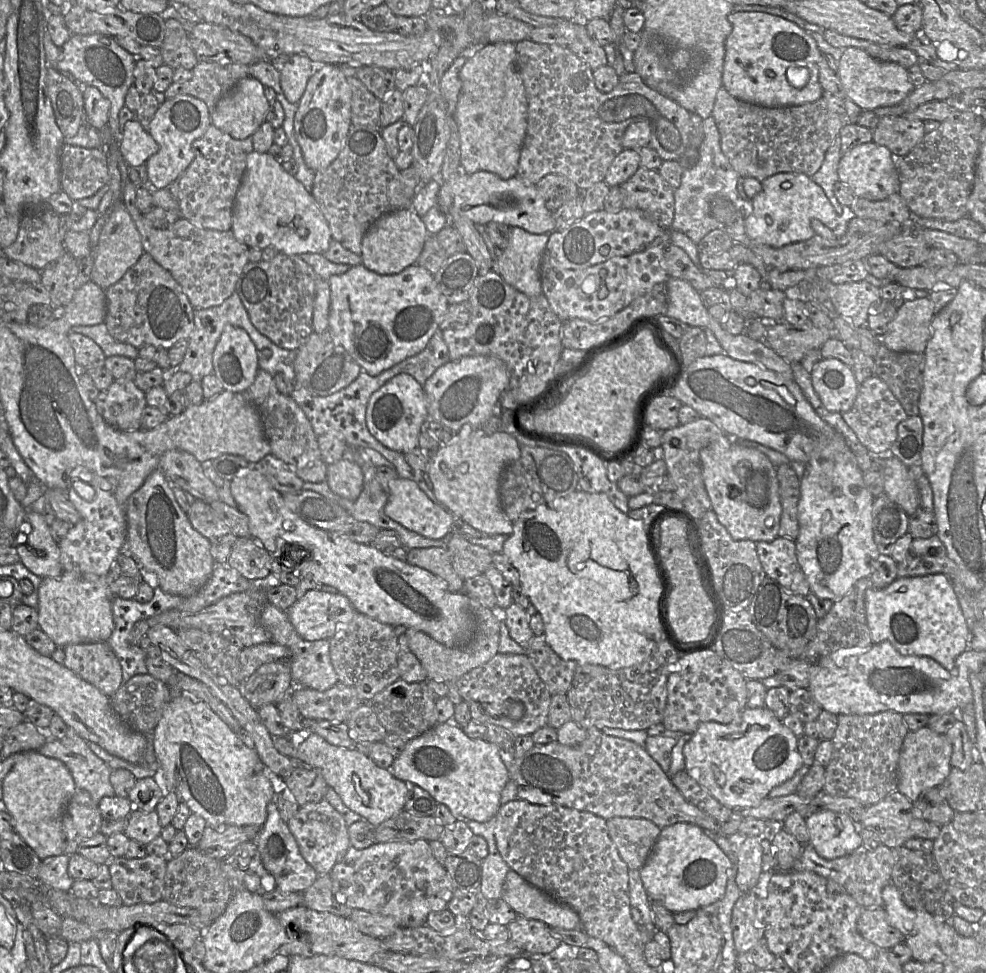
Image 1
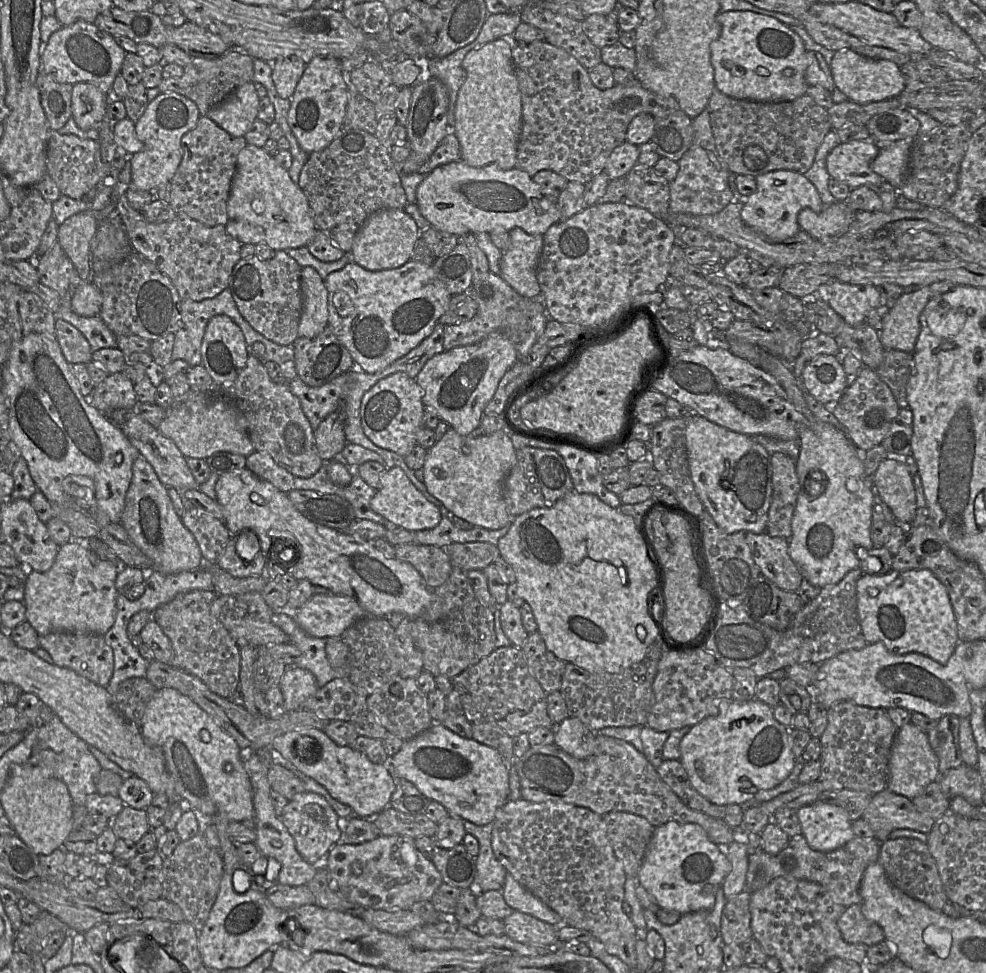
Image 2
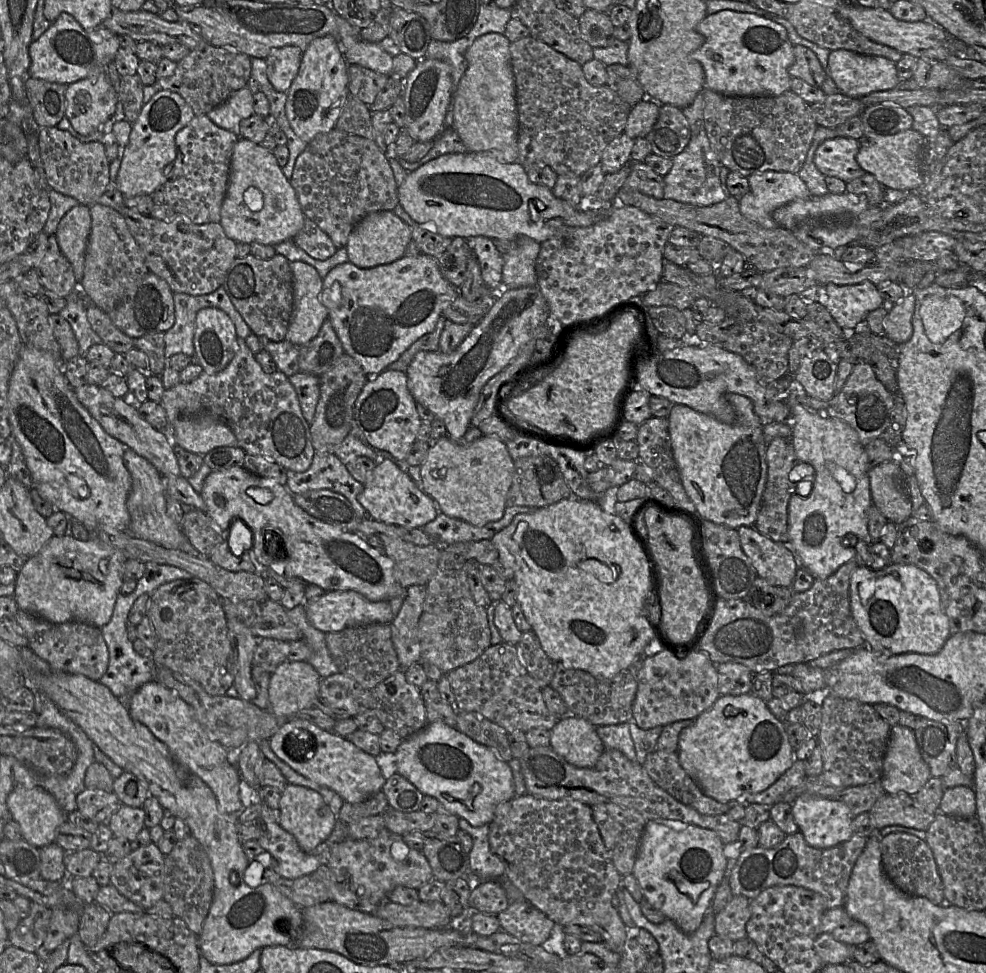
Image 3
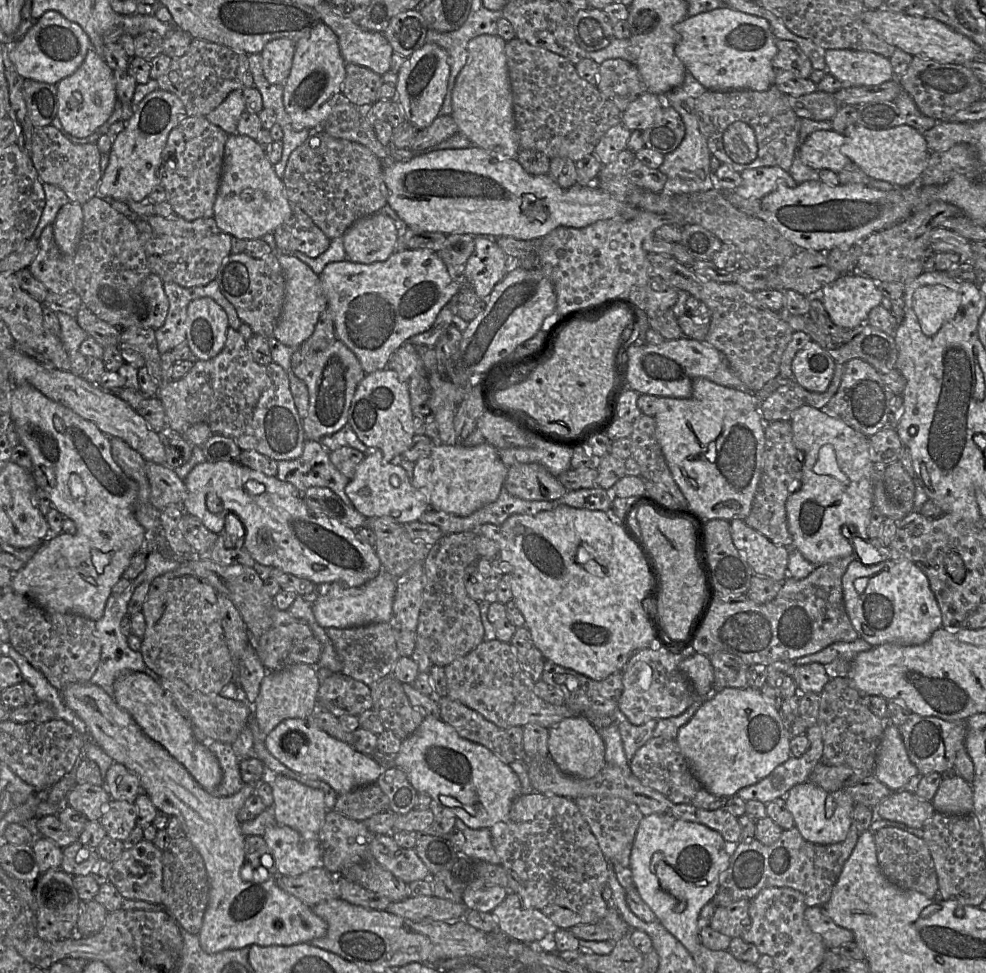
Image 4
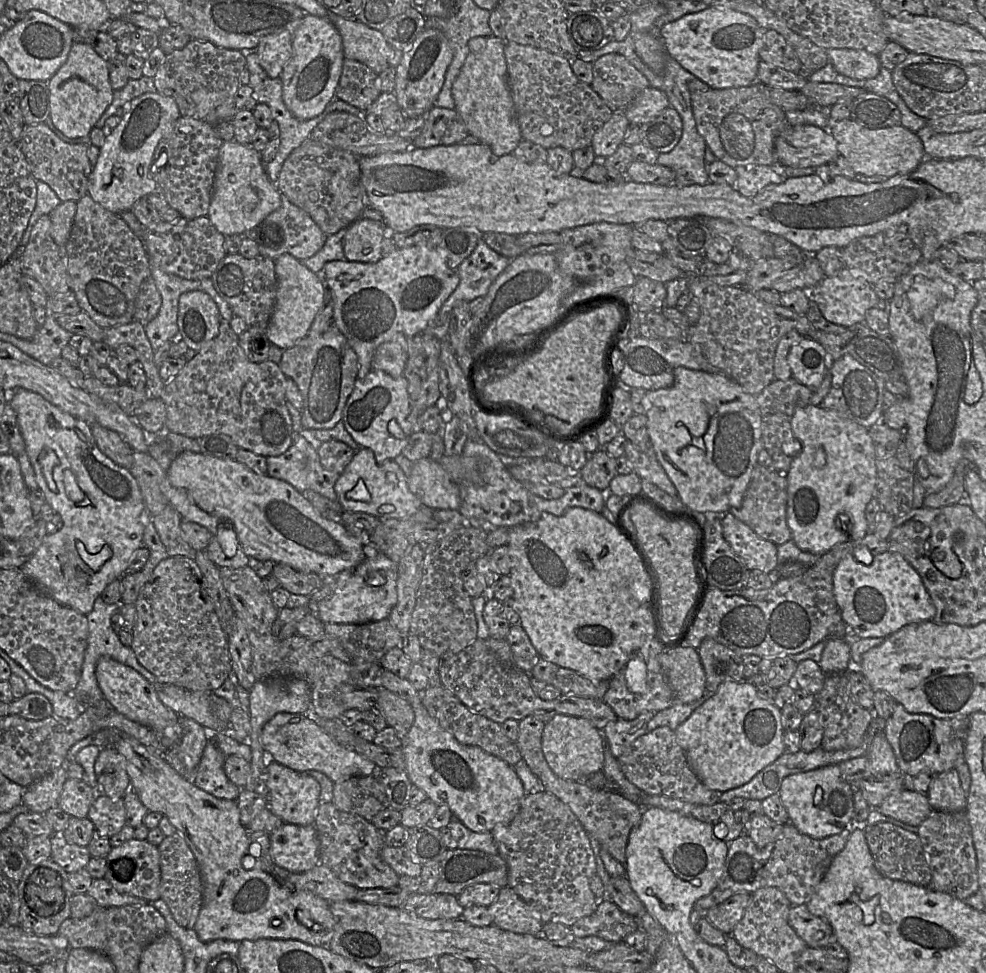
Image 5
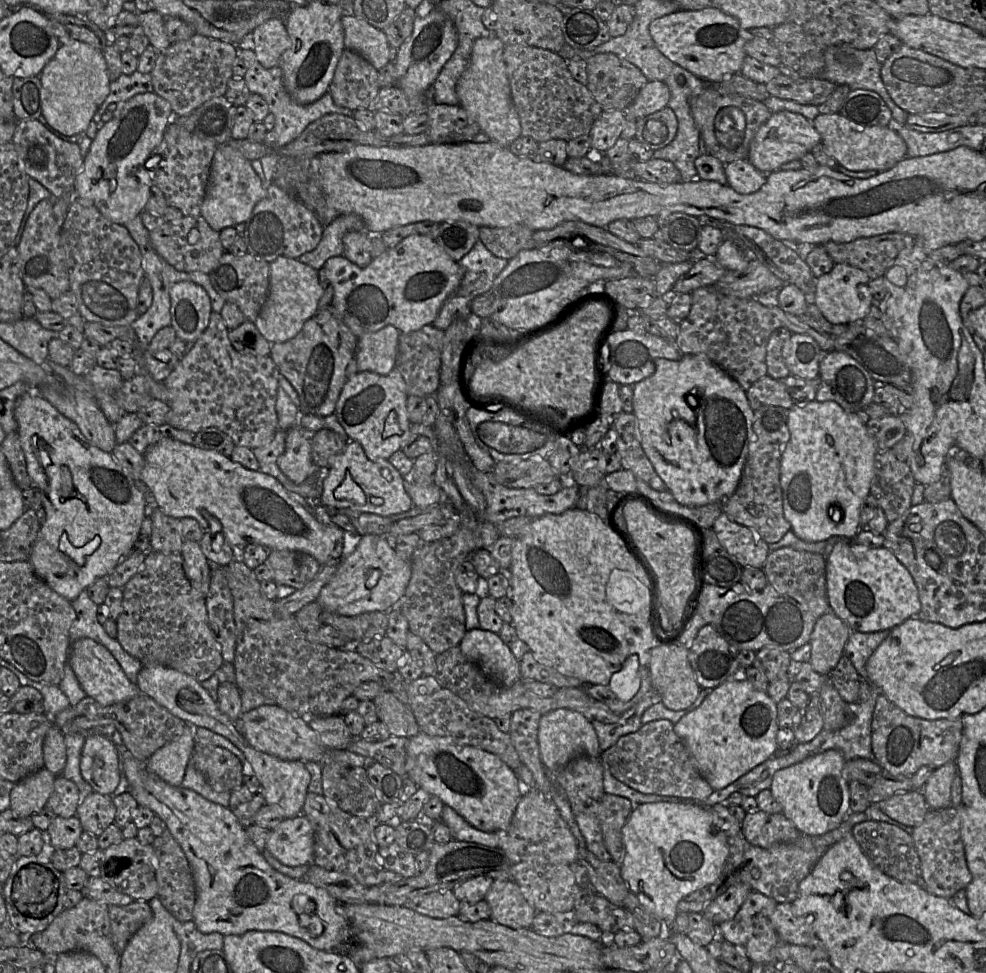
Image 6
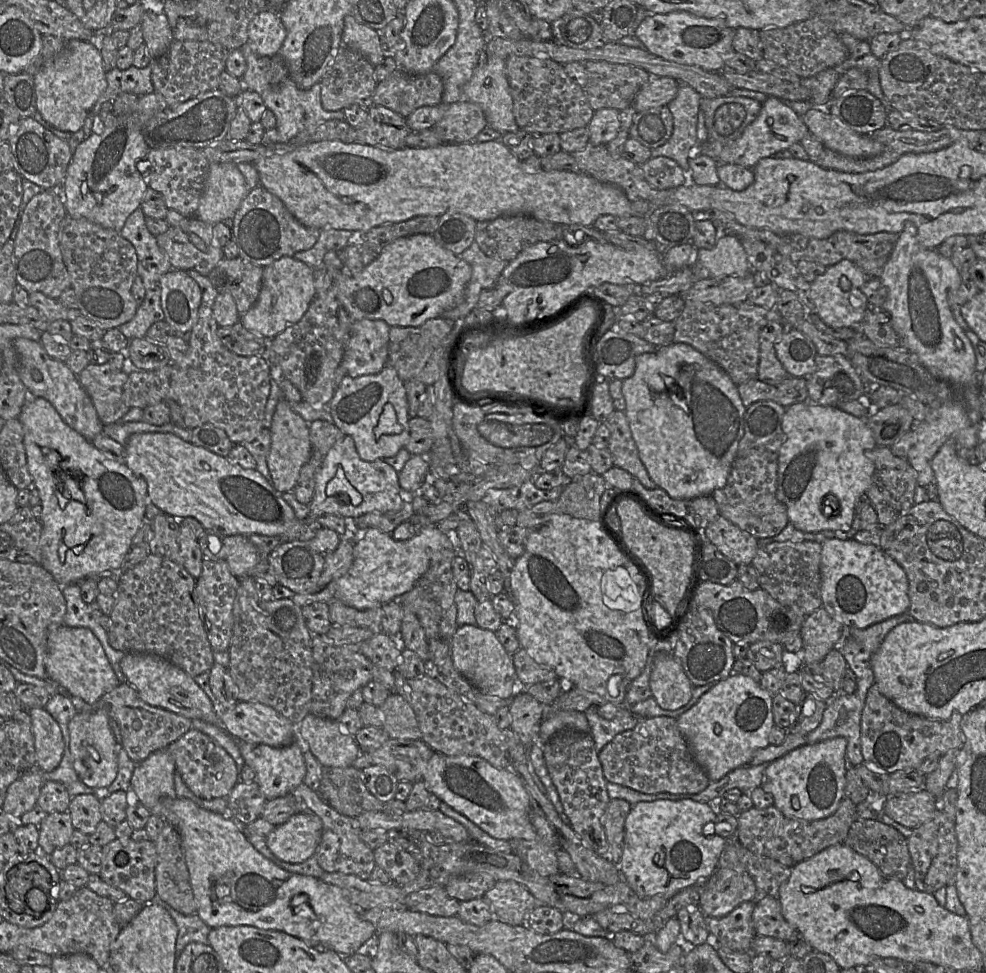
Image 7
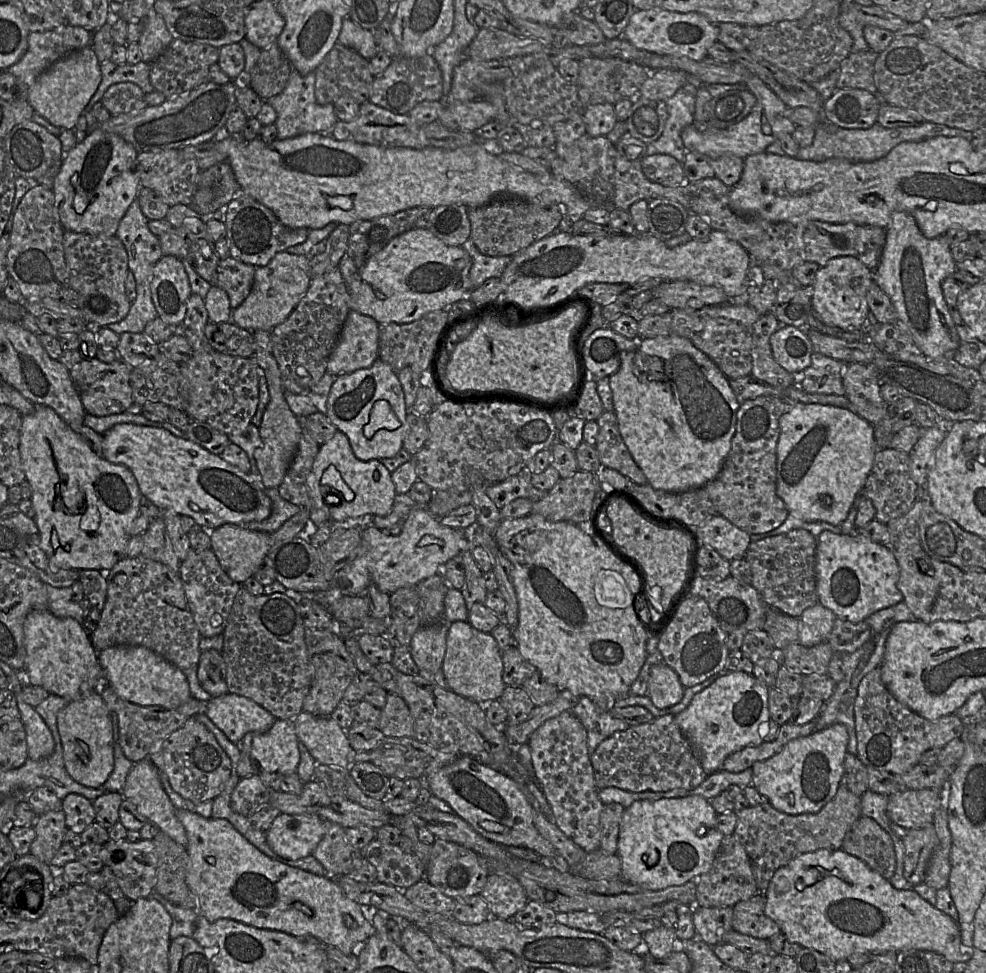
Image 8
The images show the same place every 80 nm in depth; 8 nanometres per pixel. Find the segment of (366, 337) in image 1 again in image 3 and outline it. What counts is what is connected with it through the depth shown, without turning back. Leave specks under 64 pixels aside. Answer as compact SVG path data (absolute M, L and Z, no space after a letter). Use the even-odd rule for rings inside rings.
M424 253L418 255L405 254L400 259L384 265L379 265L372 268L360 268L351 262L346 262L332 268L327 276L323 279L321 301L327 308L328 319L342 344L345 353L354 358L362 367L367 376L376 376L386 370L392 363L396 362L400 356L420 337L431 333L437 320L442 315L444 310L451 304L459 295L459 289L449 283L441 274L437 260Z

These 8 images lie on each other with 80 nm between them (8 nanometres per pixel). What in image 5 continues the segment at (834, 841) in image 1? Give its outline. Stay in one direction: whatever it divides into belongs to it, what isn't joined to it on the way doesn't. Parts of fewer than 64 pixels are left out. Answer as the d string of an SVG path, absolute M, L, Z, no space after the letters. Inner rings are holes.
M838 764L792 774L783 779L778 795L791 823L800 833L823 839L841 833L853 818L853 788L840 774Z

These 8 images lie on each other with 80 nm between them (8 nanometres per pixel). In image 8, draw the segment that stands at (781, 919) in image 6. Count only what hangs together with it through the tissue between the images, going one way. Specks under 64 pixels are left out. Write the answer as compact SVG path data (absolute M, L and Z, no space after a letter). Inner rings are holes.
M757 894L748 900L740 901L732 908L734 931L766 940L781 933L778 924L765 914L763 894Z

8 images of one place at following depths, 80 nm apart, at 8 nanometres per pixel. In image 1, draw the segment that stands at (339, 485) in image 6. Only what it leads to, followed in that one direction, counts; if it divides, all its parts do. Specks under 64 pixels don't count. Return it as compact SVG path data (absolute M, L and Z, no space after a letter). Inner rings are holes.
M398 477L389 483L385 514L406 529L429 539L442 539L454 530L454 515L433 503L412 480Z

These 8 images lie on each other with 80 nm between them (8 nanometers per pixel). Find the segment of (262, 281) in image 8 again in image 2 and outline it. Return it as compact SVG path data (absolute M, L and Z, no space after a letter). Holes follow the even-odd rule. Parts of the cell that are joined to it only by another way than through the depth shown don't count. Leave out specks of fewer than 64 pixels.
M302 267L302 313L298 338L314 338L328 326L328 292L324 280L311 267Z

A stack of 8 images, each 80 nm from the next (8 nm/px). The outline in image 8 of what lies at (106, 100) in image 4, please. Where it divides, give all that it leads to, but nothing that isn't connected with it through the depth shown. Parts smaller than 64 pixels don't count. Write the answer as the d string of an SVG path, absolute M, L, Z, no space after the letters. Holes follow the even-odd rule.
M87 46L67 54L43 71L30 87L27 102L53 126L74 130L101 79L100 63L91 46Z

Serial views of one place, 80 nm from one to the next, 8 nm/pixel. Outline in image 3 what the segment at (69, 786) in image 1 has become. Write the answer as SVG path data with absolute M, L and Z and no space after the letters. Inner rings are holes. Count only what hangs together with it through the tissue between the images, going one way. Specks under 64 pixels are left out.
M23 785L16 786L7 797L7 806L12 820L20 827L22 839L37 848L54 843L58 828L67 821L67 813L61 809L54 796L41 786L32 788L27 788Z

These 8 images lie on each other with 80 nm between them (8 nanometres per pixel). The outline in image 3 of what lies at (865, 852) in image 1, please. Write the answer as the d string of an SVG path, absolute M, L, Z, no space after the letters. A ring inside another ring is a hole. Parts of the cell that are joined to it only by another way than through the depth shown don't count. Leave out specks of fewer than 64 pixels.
M798 831L786 835L774 848L768 849L759 845L741 849L727 876L731 892L733 896L745 896L752 900L769 887L792 885L820 894L827 909L843 907L853 867L866 846L867 838L853 833L846 842L820 849L810 846Z

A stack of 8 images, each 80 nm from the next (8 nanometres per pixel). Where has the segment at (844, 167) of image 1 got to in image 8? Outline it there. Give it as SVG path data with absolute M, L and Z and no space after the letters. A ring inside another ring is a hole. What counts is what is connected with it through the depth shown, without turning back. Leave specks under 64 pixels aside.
M752 75L742 86L756 97L756 104L751 112L727 129L708 127L701 132L694 124L685 127L681 132L681 139L686 151L698 152L710 159L717 159L726 154L733 154L744 159L747 156L765 152L781 133L793 133L796 125L786 116L788 107L766 84L757 76Z

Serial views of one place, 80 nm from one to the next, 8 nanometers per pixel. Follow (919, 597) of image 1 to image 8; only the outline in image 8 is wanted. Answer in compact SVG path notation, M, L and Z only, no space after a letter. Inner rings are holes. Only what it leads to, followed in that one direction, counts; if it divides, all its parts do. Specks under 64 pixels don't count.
M822 531L817 537L815 571L819 603L852 623L904 600L897 587L900 569L894 555L886 546L864 537Z

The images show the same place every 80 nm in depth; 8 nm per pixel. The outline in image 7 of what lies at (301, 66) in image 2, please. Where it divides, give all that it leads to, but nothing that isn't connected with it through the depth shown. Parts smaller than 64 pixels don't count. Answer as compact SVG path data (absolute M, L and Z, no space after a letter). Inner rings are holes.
M266 11L251 20L247 42L258 55L271 58L280 53L286 35L280 13Z

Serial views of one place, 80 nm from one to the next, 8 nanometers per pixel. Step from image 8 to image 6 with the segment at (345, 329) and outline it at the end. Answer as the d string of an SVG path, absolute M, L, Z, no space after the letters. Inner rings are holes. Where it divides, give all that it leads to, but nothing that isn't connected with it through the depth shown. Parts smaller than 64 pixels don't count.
M389 325L359 338L354 355L358 372L389 374L395 368L400 334Z

